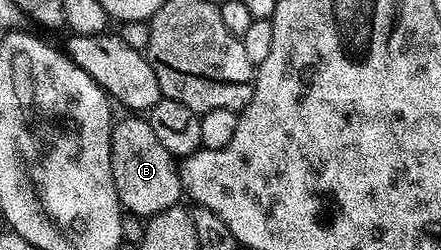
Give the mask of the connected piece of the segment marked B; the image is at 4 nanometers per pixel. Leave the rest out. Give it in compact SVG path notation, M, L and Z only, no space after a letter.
M127 114L124 120L116 119L112 123L111 169L119 203L130 215L132 212L135 216L143 216L142 218L153 217L178 205L184 195L176 157L171 156L169 150L161 146L161 142L157 142L153 126L149 126L149 122L142 115Z

